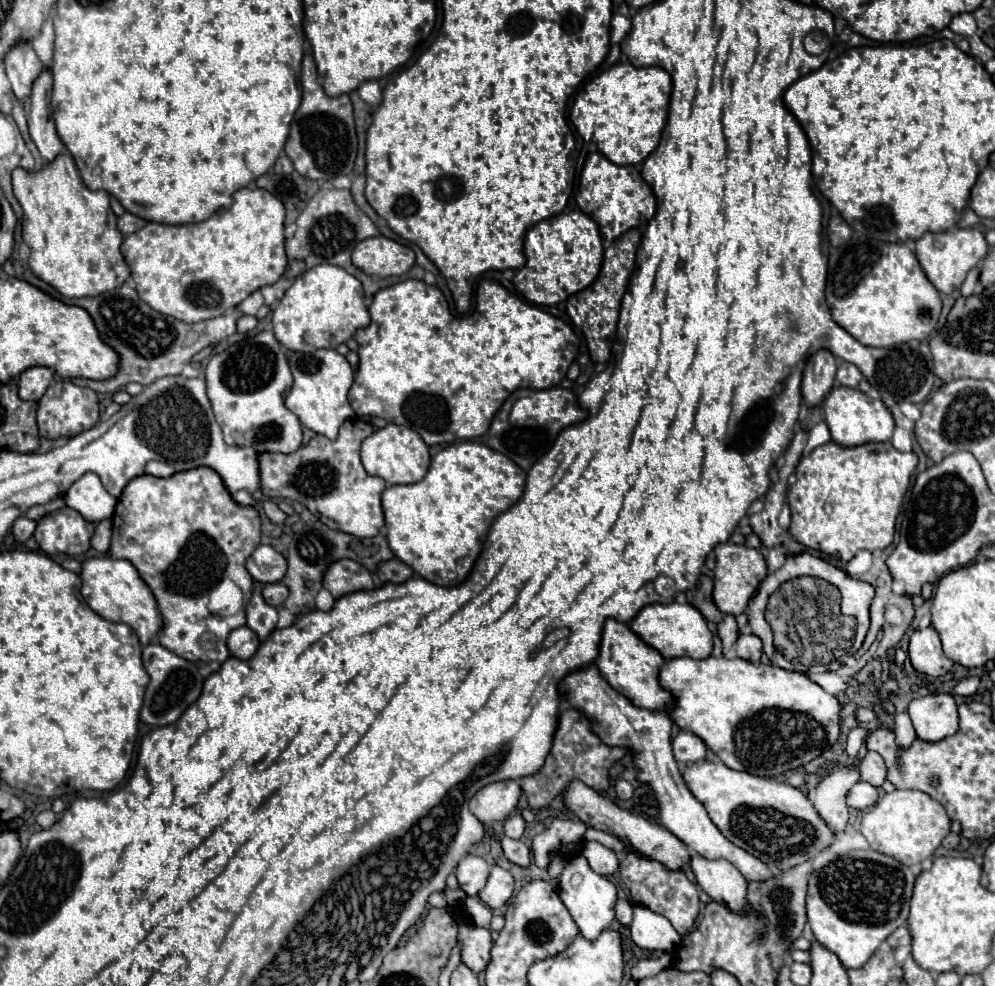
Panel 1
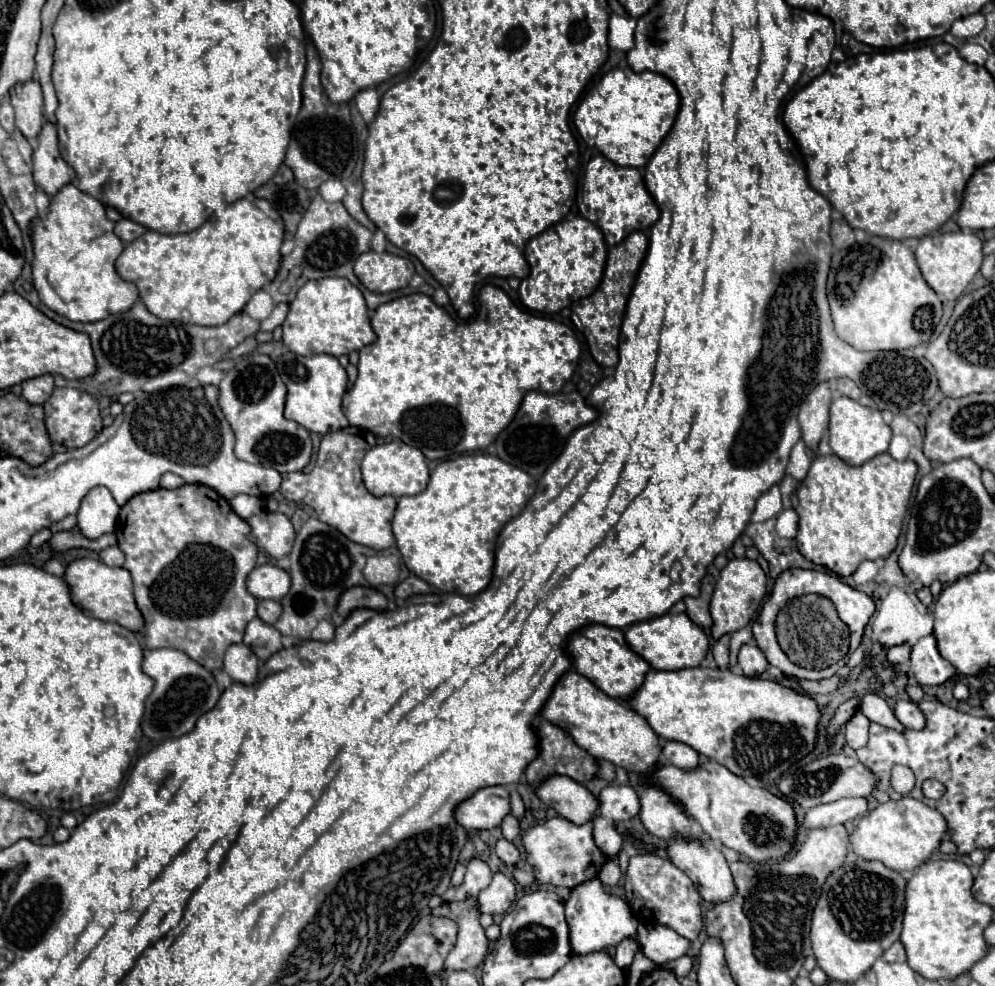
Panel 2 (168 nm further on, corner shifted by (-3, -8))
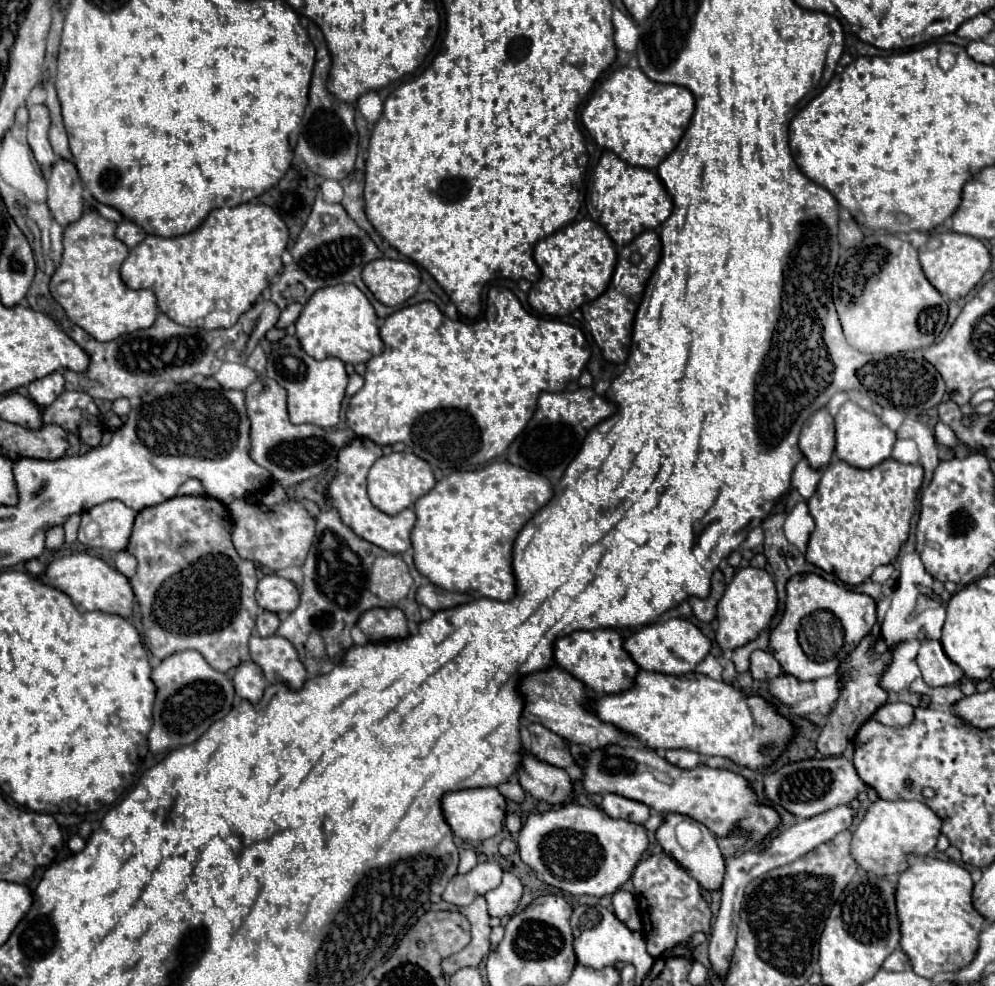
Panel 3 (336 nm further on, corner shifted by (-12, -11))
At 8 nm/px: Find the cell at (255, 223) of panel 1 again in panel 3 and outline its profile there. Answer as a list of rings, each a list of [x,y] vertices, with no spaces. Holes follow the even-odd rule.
[[[243,203],[237,207],[221,207],[211,211],[205,221],[187,235],[171,239],[147,235],[143,243],[133,247],[129,251],[129,257],[123,261],[121,279],[129,289],[151,289],[157,297],[159,309],[179,325],[195,327],[195,321],[203,319],[205,329],[233,327],[281,271],[281,253],[287,247],[287,239],[287,225],[267,205]]]

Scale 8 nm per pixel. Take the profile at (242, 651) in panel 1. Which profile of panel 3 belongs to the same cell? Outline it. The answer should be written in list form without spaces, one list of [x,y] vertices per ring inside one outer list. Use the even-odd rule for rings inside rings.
[[[247,661],[237,667],[237,673],[233,677],[233,687],[241,699],[245,699],[249,703],[259,703],[265,687],[267,687],[267,679],[259,665],[255,665],[253,661]]]

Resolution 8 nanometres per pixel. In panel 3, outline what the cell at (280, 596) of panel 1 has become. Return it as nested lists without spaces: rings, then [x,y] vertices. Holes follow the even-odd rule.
[[[261,611],[259,617],[257,617],[257,633],[259,637],[269,637],[277,631],[279,627],[279,617],[275,613],[269,613],[269,611]]]

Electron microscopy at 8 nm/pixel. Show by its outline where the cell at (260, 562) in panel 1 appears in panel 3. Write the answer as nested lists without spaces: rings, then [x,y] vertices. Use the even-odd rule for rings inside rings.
[[[265,575],[257,585],[257,603],[265,611],[285,615],[299,605],[299,591],[289,579]]]

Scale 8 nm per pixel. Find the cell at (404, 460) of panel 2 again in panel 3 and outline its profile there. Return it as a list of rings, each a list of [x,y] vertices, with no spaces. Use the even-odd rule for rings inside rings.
[[[411,451],[379,457],[367,475],[369,499],[379,511],[383,511],[387,515],[397,515],[403,509],[411,507],[419,497],[429,493],[433,489],[433,485],[435,485],[435,477],[433,477],[429,463]]]

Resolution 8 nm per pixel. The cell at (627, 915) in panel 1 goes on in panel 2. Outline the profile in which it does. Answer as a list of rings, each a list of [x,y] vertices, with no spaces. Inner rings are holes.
[[[634,938],[630,940],[622,940],[622,944],[616,946],[616,956],[614,956],[614,962],[620,966],[620,968],[628,968],[634,960],[634,952],[638,952],[638,944]]]

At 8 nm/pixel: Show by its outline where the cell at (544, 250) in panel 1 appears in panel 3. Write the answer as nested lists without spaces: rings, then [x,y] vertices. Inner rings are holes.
[[[591,219],[569,223],[553,235],[541,239],[533,251],[541,269],[541,279],[529,291],[529,305],[547,317],[563,317],[587,301],[597,299],[611,283],[617,253],[611,237]]]

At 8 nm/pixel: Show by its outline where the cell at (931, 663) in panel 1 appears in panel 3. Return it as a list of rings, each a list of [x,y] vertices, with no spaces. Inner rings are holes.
[[[927,641],[925,645],[921,645],[917,665],[921,669],[923,681],[931,687],[955,685],[963,679],[963,671],[945,655],[939,641]]]

